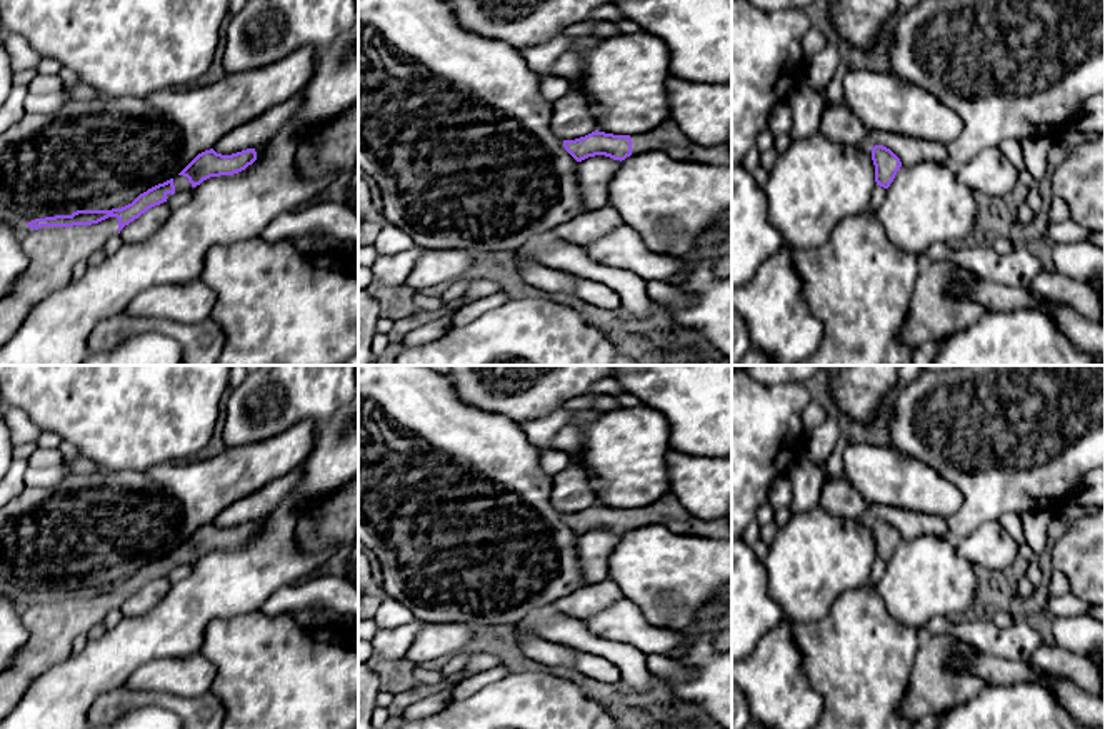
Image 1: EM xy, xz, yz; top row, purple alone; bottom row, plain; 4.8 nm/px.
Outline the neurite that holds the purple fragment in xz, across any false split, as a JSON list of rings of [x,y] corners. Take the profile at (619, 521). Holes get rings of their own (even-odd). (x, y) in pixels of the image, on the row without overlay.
[[[672,492],[635,509],[613,509],[595,504],[575,514],[563,514],[563,520],[577,535],[595,529],[622,535],[630,529],[662,524],[680,534],[732,539],[732,520],[728,517],[703,520],[690,514]]]

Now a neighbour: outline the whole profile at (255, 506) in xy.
[[[305,462],[293,472],[278,477],[253,494],[223,509],[213,520],[217,527],[232,529],[247,522],[267,517],[282,500],[285,500],[303,477]]]

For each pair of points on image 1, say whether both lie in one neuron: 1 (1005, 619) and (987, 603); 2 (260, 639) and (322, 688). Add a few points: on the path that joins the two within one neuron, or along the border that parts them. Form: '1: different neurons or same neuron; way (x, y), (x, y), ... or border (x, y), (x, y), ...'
1: different neurons; border (1007, 609), (999, 609), (987, 616)
2: same neuron; way (275, 648), (307, 679)

